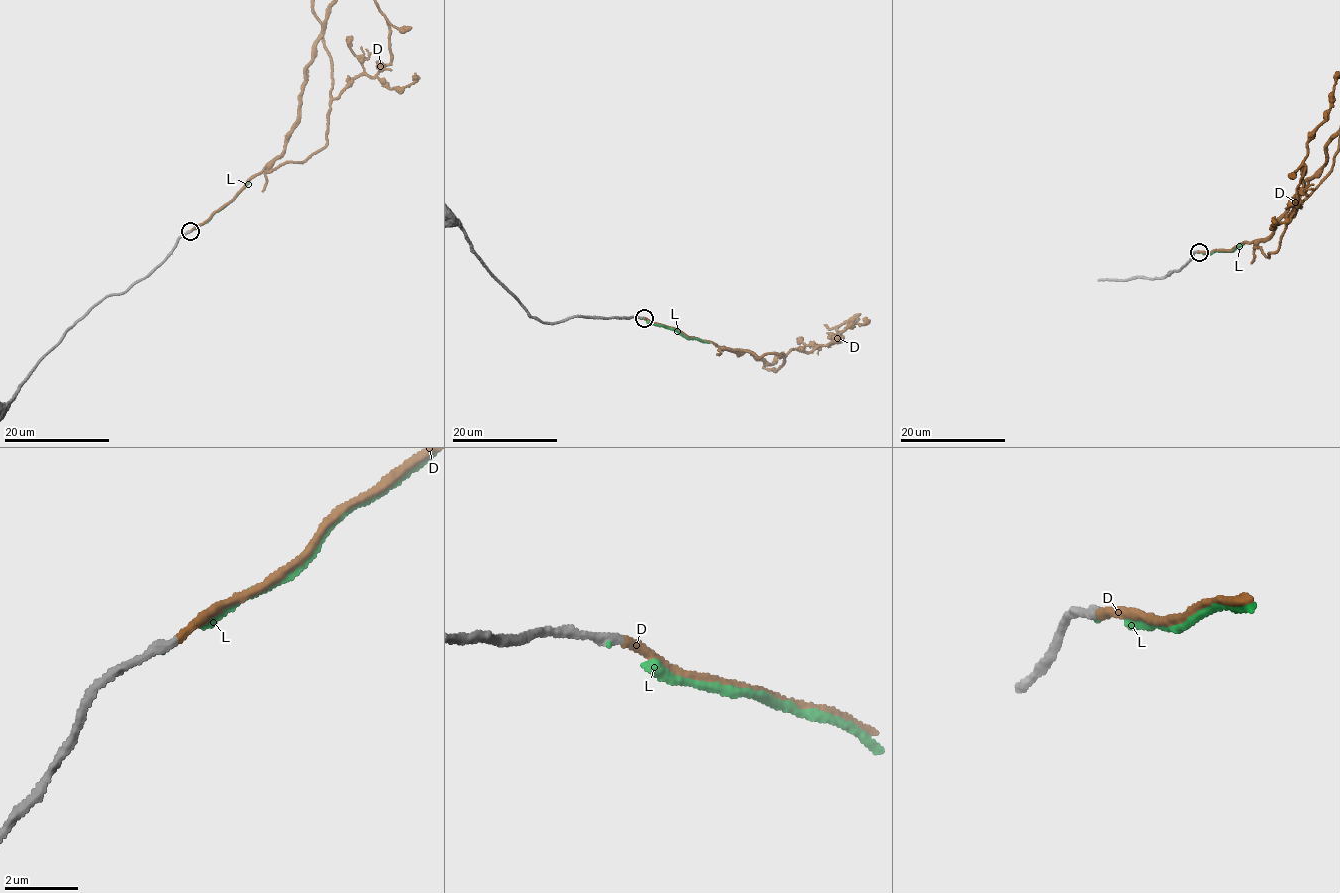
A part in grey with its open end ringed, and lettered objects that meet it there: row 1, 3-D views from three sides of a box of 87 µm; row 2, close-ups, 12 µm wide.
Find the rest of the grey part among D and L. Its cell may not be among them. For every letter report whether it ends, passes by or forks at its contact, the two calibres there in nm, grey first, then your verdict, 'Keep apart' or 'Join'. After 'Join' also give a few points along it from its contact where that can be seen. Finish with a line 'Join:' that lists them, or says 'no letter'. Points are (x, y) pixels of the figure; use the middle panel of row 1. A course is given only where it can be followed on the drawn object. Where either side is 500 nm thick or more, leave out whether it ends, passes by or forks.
D: It ends there. Thickness 280 nm (grey) against 240 nm. Join
L: It ends there. Thickness 280 nm (grey) against 50 nm. Keep apart
Join: D

